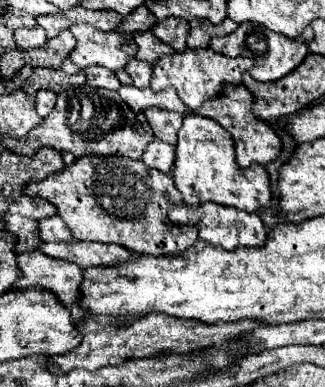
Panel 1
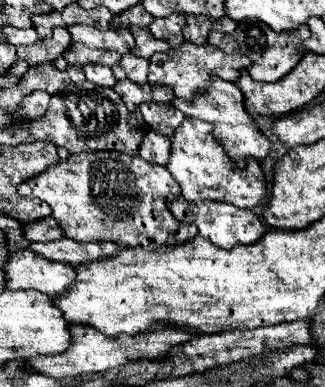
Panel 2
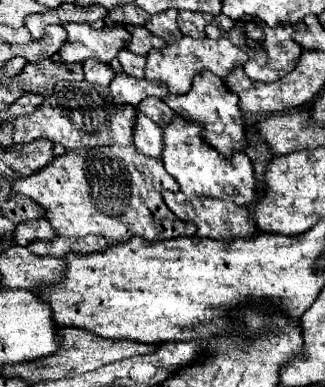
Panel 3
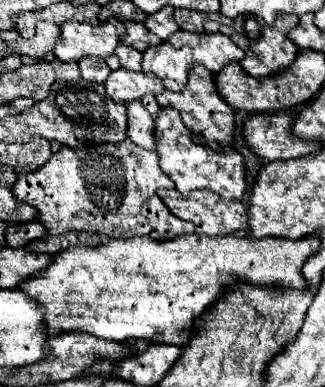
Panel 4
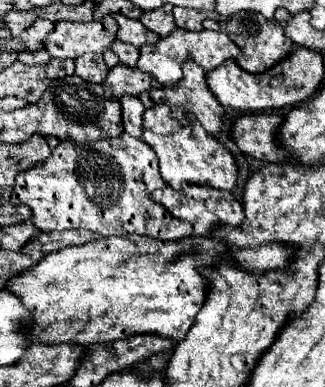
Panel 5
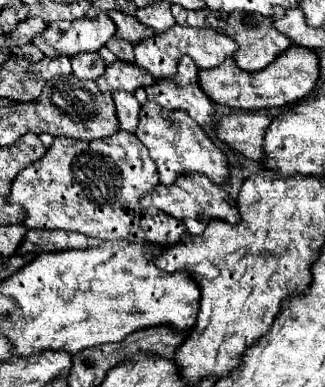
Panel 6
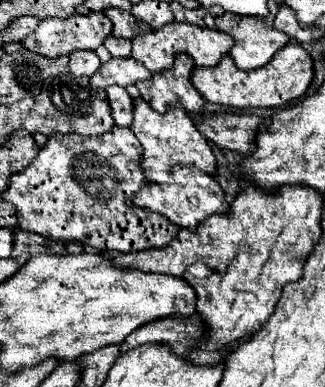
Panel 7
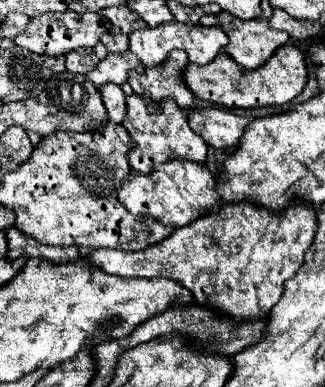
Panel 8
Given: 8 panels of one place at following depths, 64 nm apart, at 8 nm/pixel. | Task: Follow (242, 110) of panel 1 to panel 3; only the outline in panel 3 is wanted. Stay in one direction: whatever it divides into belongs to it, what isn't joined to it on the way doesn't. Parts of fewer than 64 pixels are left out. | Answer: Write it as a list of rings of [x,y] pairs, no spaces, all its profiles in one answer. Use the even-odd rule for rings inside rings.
[[[204,72],[196,84],[192,84],[192,90],[186,96],[170,96],[168,106],[172,106],[176,112],[180,112],[184,118],[196,120],[204,124],[208,144],[212,144],[220,154],[224,154],[228,160],[232,160],[234,152],[242,152],[246,148],[246,128],[244,128],[244,118],[238,106],[238,94],[234,94],[224,80],[218,76],[212,76],[212,72]]]

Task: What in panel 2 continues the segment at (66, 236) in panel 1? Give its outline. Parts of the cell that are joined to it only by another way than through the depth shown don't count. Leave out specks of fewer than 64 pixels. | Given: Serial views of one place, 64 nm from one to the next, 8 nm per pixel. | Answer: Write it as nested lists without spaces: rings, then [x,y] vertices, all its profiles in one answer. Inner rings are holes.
[[[48,216],[26,224],[26,236],[30,242],[54,242],[64,236],[64,230],[52,216]]]

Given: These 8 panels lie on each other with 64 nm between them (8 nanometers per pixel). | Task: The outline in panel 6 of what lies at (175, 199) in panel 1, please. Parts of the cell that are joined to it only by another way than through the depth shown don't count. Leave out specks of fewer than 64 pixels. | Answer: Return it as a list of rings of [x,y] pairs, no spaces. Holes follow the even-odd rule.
[[[120,130],[110,138],[92,142],[58,136],[44,158],[14,178],[8,200],[26,208],[24,224],[32,230],[72,230],[100,240],[136,238],[176,244],[188,232],[186,226],[158,208],[142,208],[140,204],[148,190],[158,184],[156,164],[148,148],[130,132]]]

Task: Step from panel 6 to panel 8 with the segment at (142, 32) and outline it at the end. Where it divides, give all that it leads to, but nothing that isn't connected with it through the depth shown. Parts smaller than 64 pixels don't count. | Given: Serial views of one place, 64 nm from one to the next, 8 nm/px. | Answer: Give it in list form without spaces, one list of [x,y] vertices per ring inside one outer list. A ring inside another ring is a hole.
[[[114,6],[114,8],[104,8],[100,12],[102,16],[106,16],[112,22],[112,32],[114,34],[132,34],[134,30],[142,30],[148,28],[144,24],[144,20],[140,20],[140,16],[136,16],[136,12],[132,12],[128,6]]]

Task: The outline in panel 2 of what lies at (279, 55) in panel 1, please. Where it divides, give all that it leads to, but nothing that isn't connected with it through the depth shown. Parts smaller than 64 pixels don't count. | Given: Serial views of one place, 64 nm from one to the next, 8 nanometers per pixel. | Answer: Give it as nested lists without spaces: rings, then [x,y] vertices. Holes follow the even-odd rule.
[[[240,22],[234,34],[212,32],[212,36],[208,38],[208,42],[212,46],[216,46],[218,50],[226,52],[226,54],[232,54],[232,52],[246,54],[252,60],[252,66],[248,68],[250,76],[254,80],[258,80],[258,82],[276,82],[276,80],[284,78],[300,62],[300,58],[304,56],[302,48],[298,50],[296,46],[286,44],[286,42],[280,44],[280,34],[274,32],[272,28],[268,28],[266,24],[260,24],[260,22]]]

